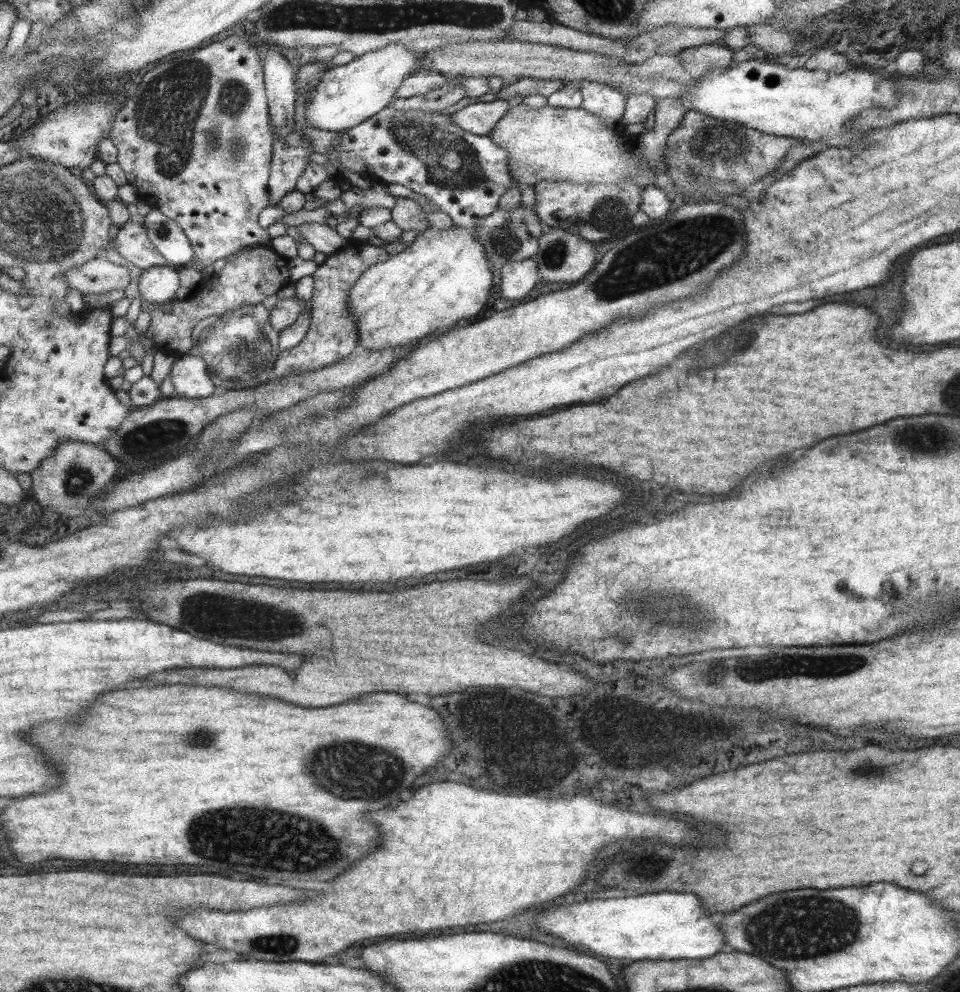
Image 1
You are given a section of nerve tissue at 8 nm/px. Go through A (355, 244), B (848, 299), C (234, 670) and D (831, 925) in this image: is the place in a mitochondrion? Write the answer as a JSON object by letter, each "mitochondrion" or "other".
{"A":"other","B":"other","C":"other","D":"mitochondrion"}

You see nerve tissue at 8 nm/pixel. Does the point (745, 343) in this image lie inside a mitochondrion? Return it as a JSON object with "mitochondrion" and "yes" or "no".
{"mitochondrion":"no"}

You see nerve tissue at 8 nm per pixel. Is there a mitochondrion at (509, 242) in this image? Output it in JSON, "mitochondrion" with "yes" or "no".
{"mitochondrion":"yes"}

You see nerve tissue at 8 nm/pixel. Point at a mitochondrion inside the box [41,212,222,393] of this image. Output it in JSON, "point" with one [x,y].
{"point":[161,229]}

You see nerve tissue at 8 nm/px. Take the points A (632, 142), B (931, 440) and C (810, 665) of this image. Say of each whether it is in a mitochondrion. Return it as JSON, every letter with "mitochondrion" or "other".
{"A":"other","B":"mitochondrion","C":"mitochondrion"}

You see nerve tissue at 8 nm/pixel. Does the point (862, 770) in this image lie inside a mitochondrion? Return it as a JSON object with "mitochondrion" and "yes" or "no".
{"mitochondrion":"yes"}

